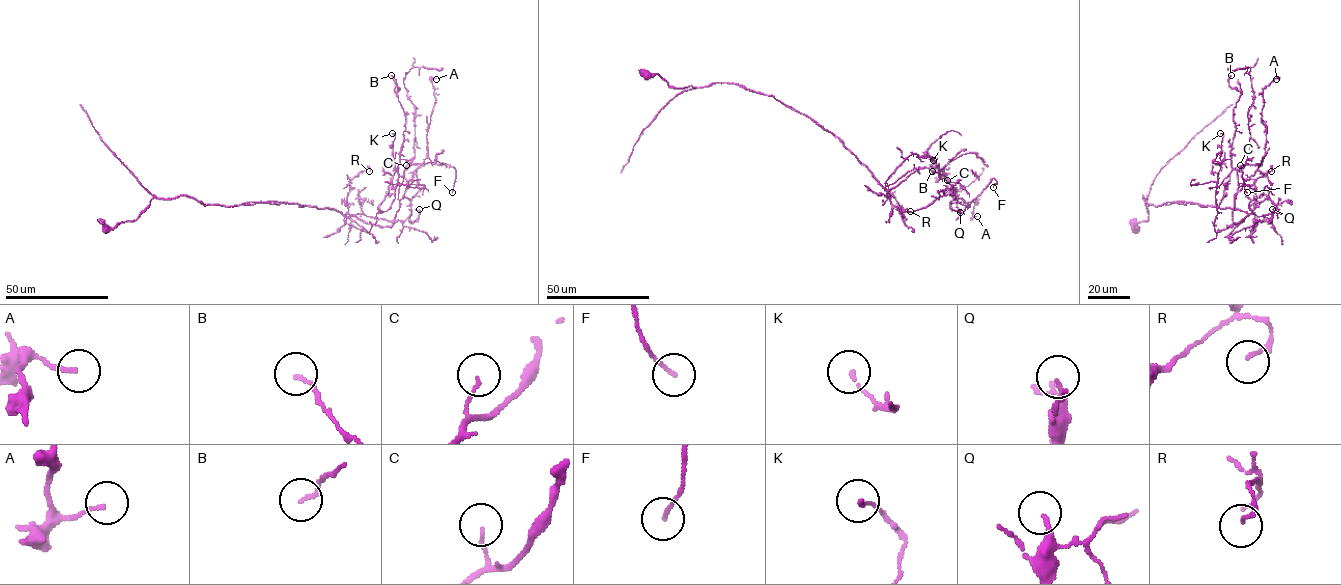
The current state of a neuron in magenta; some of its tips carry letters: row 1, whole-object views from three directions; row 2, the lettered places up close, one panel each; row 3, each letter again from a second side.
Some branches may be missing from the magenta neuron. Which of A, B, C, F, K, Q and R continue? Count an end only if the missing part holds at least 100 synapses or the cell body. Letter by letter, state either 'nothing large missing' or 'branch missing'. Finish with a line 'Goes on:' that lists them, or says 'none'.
A: nothing large missing
B: nothing large missing
C: nothing large missing
F: nothing large missing
K: nothing large missing
Q: nothing large missing
R: nothing large missing
Goes on: none

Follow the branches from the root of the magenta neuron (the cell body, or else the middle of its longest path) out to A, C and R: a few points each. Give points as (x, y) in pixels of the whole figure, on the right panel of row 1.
A: (1136, 227), (1148, 220), (1143, 195), (1250, 214), (1227, 226), (1265, 154), (1262, 90), (1276, 79)
C: (1136, 227), (1148, 220), (1143, 195), (1155, 206), (1183, 201), (1250, 214), (1231, 227), (1240, 165)
R: (1136, 227), (1148, 220), (1143, 195), (1155, 206), (1183, 201), (1249, 214), (1259, 204), (1254, 181), (1271, 171)

